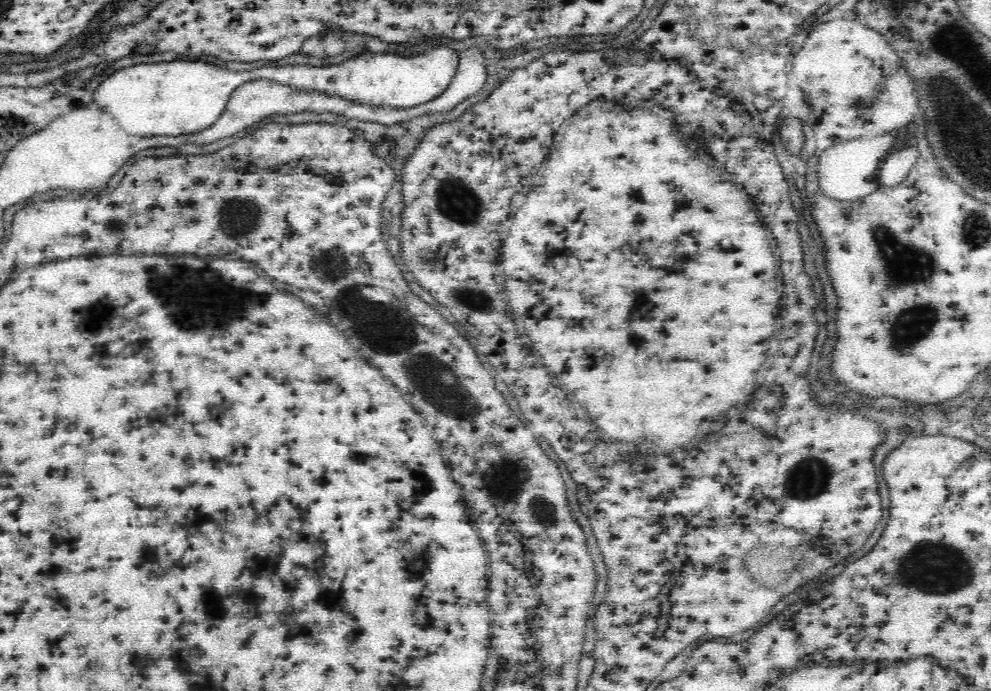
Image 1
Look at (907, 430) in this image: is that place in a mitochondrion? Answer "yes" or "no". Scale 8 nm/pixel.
no

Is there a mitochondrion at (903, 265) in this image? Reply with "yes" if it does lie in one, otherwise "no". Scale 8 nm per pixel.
yes

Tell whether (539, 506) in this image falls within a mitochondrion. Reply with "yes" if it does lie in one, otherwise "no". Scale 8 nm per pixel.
yes

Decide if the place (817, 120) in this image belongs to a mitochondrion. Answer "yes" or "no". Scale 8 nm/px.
no

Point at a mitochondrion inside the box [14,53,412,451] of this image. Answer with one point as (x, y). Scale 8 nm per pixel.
(117, 227)

